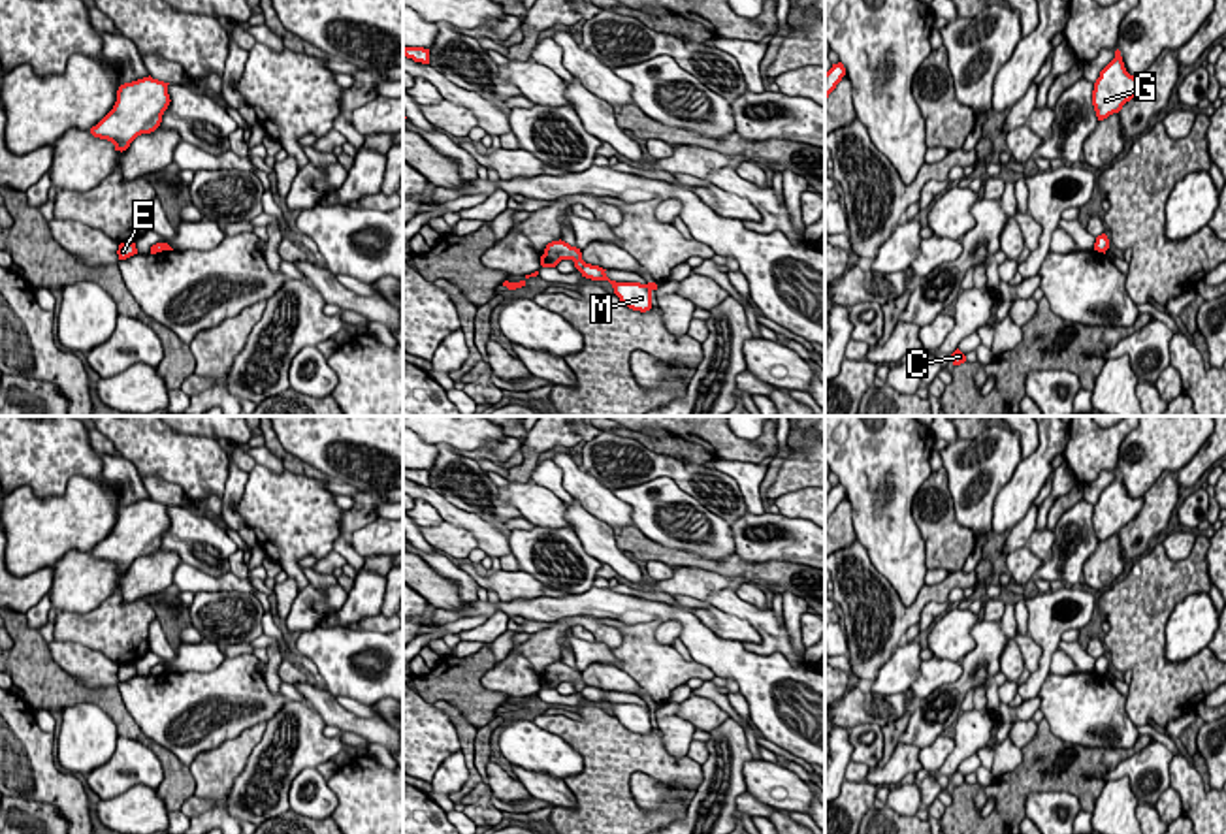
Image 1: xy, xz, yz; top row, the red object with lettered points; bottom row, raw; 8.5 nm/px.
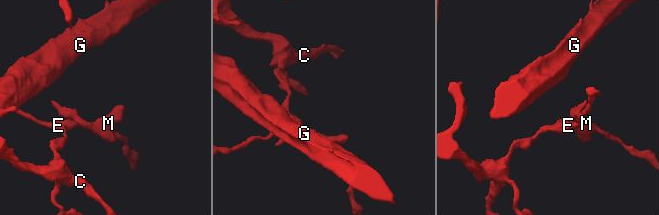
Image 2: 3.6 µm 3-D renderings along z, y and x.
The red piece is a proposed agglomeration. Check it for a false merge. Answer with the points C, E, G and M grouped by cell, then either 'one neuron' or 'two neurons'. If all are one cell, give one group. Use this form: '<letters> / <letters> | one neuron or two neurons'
C E G / M | two neurons

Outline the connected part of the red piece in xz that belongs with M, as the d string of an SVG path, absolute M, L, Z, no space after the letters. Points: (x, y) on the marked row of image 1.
M586 264L578 269L582 277L591 281L608 281L614 288L614 294L620 297L623 305L633 311L646 313L652 309L652 292L657 290L655 282L640 284L640 282L616 282L606 277L606 269L599 265Z

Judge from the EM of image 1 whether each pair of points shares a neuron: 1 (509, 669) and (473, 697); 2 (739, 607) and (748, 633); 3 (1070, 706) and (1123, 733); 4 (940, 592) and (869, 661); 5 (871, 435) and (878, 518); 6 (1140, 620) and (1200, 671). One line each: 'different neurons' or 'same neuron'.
1: different neurons
2: different neurons
3: same neuron
4: same neuron
5: same neuron
6: same neuron

